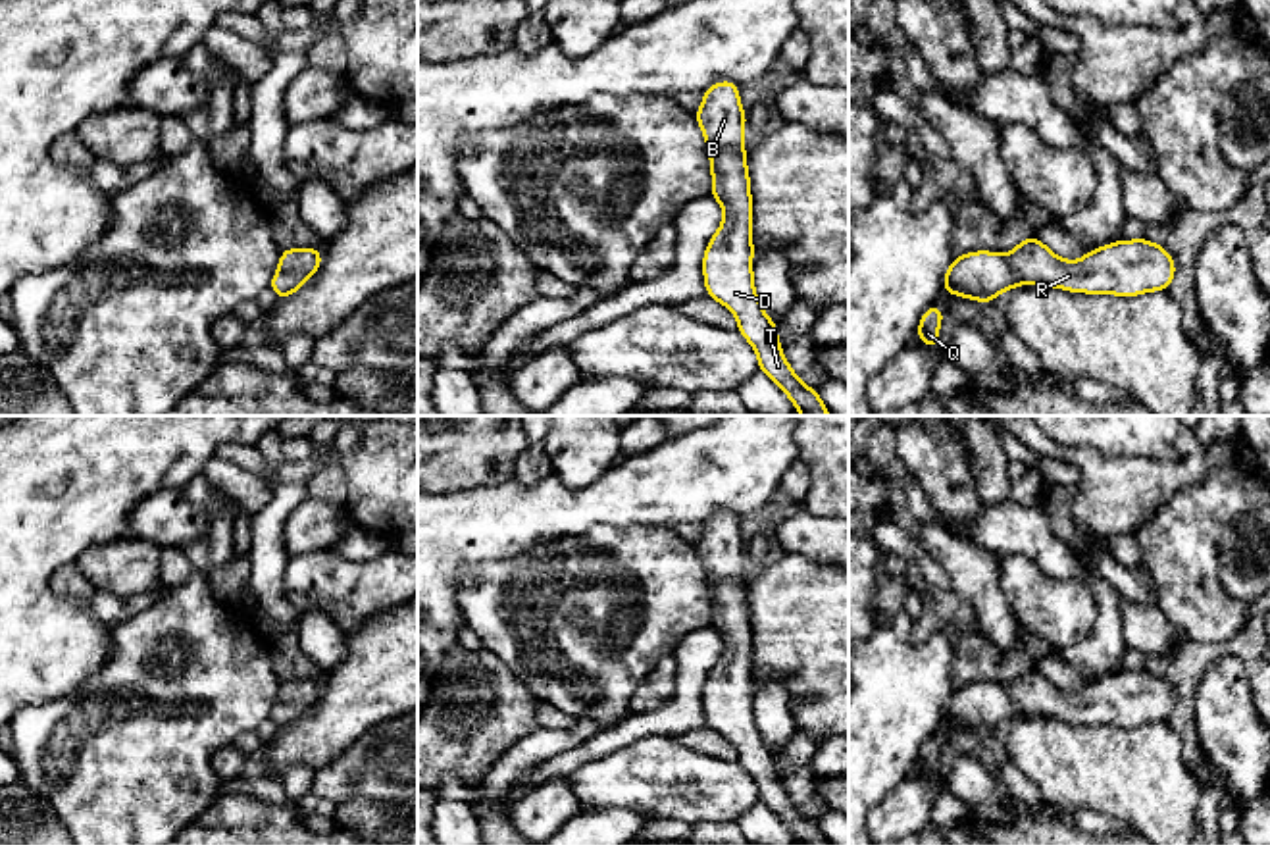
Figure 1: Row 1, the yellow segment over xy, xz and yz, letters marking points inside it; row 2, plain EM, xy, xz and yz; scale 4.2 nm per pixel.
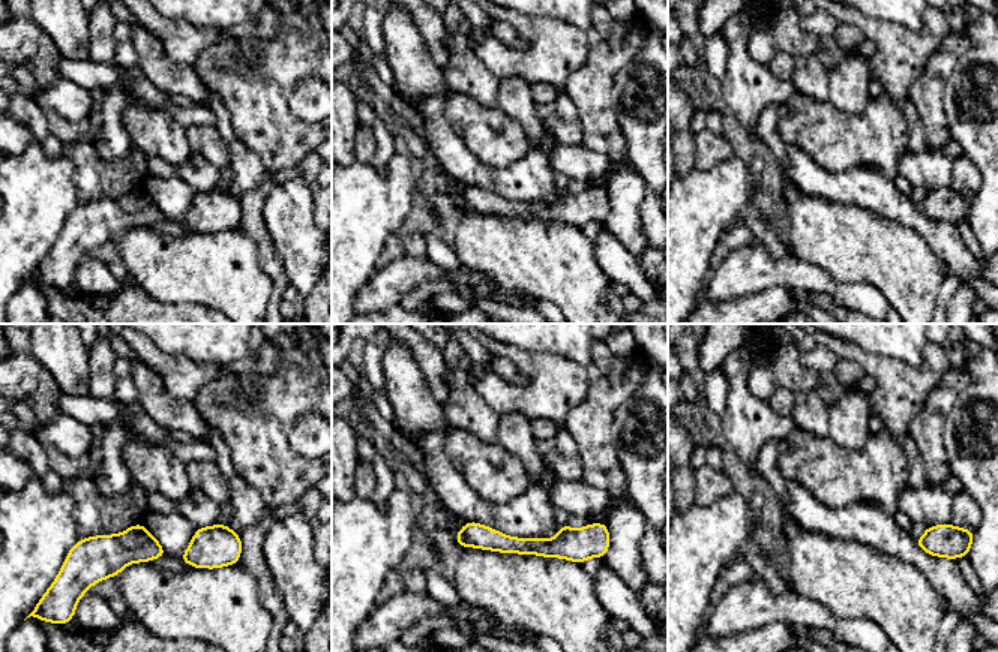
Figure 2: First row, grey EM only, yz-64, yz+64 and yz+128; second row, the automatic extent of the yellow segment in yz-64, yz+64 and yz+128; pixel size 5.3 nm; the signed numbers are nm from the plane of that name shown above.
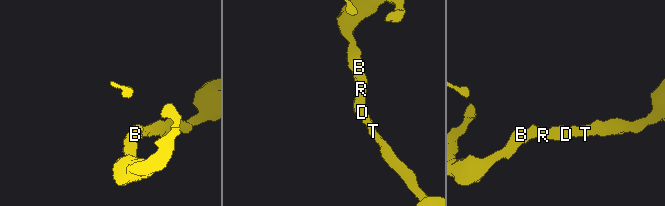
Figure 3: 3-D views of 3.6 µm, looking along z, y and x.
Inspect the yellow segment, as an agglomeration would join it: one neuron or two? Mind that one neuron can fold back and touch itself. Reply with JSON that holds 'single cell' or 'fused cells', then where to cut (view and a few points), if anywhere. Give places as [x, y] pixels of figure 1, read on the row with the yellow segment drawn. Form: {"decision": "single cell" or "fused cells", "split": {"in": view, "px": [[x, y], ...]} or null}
{"decision": "single cell", "split": null}

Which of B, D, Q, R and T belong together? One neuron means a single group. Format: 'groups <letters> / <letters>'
groups B D Q R T

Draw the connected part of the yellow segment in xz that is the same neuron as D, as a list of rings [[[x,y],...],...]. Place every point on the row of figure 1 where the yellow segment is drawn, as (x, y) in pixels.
[[[733,81],[702,92],[695,114],[710,156],[710,194],[724,208],[724,221],[710,239],[704,260],[706,294],[737,316],[737,331],[754,346],[758,370],[770,375],[802,416],[831,416],[818,391],[806,387],[779,348],[777,325],[766,316],[752,277],[752,200],[743,129],[747,115]]]

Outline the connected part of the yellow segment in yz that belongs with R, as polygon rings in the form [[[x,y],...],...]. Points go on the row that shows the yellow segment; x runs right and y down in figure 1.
[[[1033,235],[1024,239],[1006,256],[987,250],[956,256],[945,271],[941,291],[987,304],[991,304],[1001,291],[1012,291],[1020,283],[1056,287],[1070,293],[1137,296],[1151,291],[1166,291],[1174,275],[1176,264],[1168,250],[1145,237],[1137,241],[1110,243],[1089,250],[1081,260],[1068,262],[1058,258]]]

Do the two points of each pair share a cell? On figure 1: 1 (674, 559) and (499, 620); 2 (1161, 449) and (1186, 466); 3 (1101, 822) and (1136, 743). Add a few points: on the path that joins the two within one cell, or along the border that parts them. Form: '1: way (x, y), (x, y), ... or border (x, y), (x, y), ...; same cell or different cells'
1: way (630, 574), (574, 574), (543, 603); same cell
2: border (1178, 435), (1176, 460); different cells
3: border (1061, 807), (1101, 811), (1128, 824); different cells

